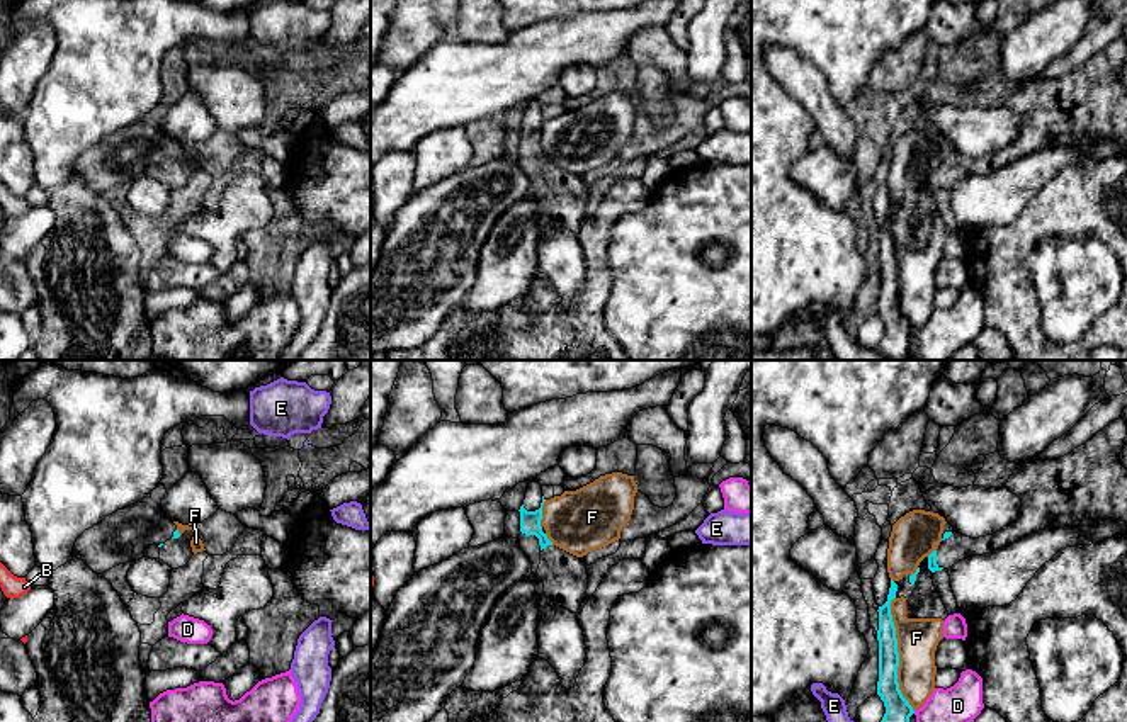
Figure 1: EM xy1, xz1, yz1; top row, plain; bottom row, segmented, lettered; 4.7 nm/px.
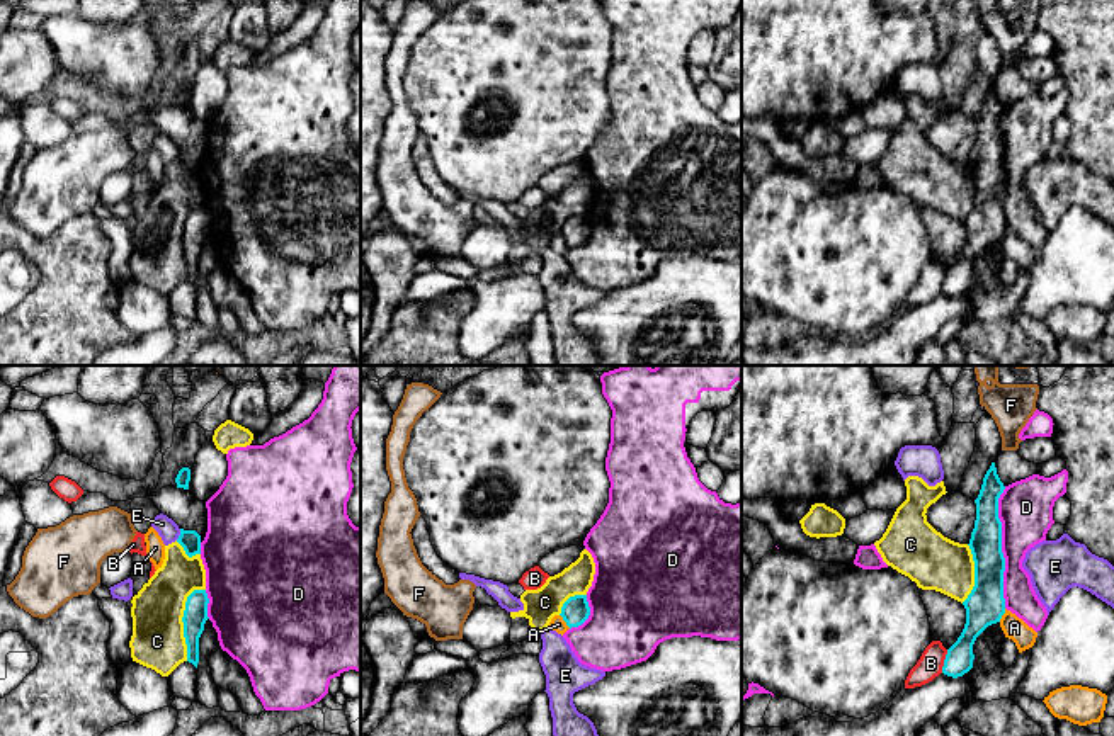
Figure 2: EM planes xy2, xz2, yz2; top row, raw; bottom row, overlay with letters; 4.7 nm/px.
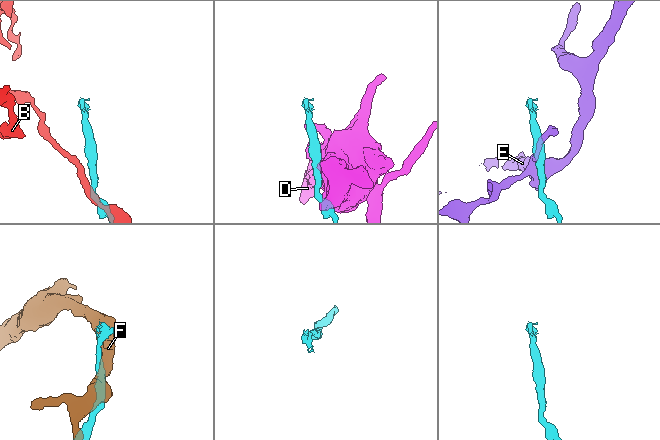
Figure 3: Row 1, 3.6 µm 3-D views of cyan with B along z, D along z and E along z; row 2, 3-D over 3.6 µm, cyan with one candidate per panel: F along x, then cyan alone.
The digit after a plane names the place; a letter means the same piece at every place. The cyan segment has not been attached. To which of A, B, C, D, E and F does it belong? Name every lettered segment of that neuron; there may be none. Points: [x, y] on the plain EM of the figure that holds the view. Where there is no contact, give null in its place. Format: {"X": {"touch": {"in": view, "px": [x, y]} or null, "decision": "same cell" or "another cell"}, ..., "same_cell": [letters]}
{"A": {"touch": {"in": "xz2", "px": [563, 238]}, "decision": "another cell"}, "B": {"touch": {"in": "yz2", "px": [944, 281]}, "decision": "another cell"}, "C": {"touch": {"in": "xy2", "px": [182, 240]}, "decision": "another cell"}, "D": {"touch": {"in": "yz2", "px": [1000, 167]}, "decision": "another cell"}, "E": {"touch": {"in": "xy2", "px": [181, 153]}, "decision": "another cell"}, "F": {"touch": {"in": "yz1", "px": [898, 274]}, "decision": "another cell"}, "same_cell": []}

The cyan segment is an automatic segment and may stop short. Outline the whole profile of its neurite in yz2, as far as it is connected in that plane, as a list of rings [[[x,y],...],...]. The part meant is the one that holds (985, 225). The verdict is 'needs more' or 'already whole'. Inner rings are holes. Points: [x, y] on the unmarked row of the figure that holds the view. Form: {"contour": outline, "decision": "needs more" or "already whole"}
{"contour": [[[995,82],[983,97],[976,122],[976,139],[969,158],[975,180],[975,206],[963,221],[966,243],[958,260],[947,269],[942,292],[952,297],[963,296],[973,287],[973,263],[992,243],[1005,233],[1002,172],[1002,141],[998,138],[998,117],[1005,105],[997,93]]], "decision": "already whole"}

